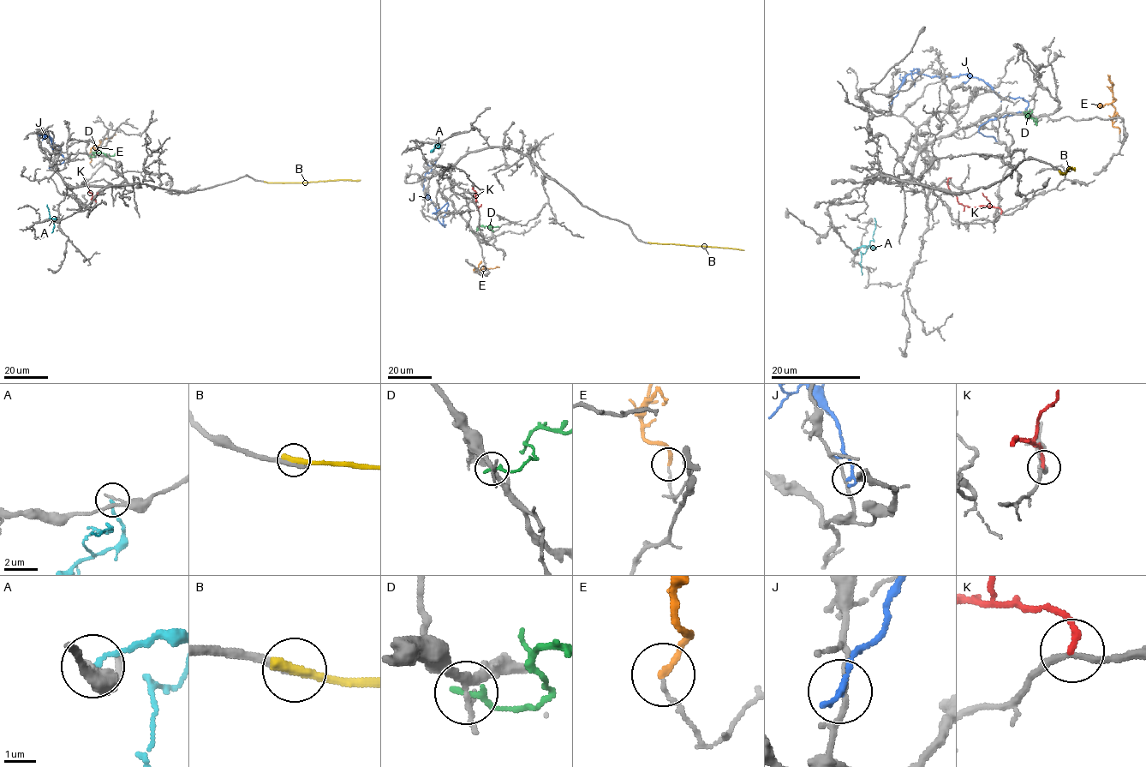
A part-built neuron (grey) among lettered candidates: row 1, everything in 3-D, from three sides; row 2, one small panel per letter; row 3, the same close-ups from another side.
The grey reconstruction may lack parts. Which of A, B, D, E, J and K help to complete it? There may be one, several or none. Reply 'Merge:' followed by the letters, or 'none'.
Merge: none

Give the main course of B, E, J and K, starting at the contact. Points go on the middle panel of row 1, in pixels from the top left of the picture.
B: (649, 242), (744, 250)
E: (474, 272), (474, 268), (499, 267)
J: (436, 159), (422, 184), (436, 207), (438, 220), (445, 227), (443, 217), (447, 202), (432, 213)
K: (479, 213), (476, 192), (473, 187), (471, 189)

